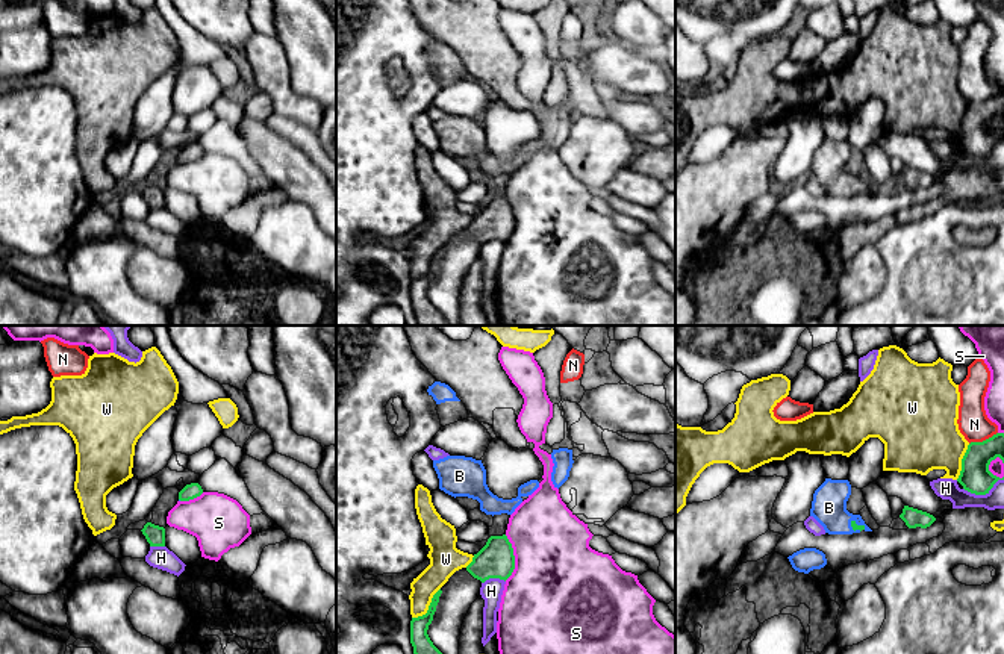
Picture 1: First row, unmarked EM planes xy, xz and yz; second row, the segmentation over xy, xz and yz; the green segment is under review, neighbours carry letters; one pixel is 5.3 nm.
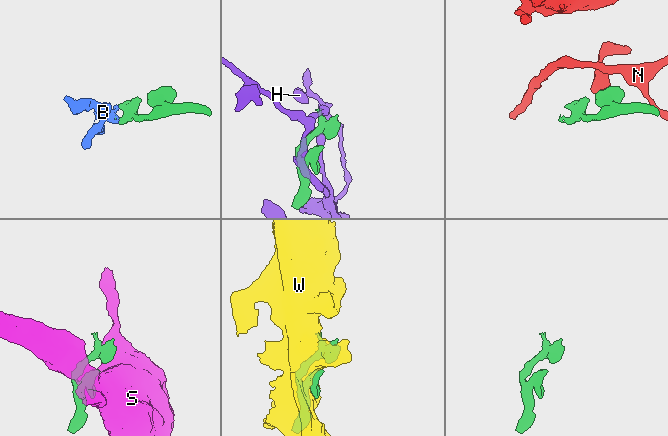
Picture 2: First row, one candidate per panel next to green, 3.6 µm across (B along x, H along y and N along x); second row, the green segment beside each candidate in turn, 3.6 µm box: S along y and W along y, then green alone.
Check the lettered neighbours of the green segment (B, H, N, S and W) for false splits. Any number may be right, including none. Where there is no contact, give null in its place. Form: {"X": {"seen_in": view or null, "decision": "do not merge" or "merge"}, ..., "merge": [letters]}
{"B": {"seen_in": "yz", "decision": "merge"}, "H": {"seen_in": "yz", "decision": "do not merge"}, "N": {"seen_in": "yz", "decision": "do not merge"}, "S": {"seen_in": "xz", "decision": "do not merge"}, "W": {"seen_in": "xz", "decision": "do not merge"}, "merge": ["B"]}

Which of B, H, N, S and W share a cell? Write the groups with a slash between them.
B / H / N / S / W

